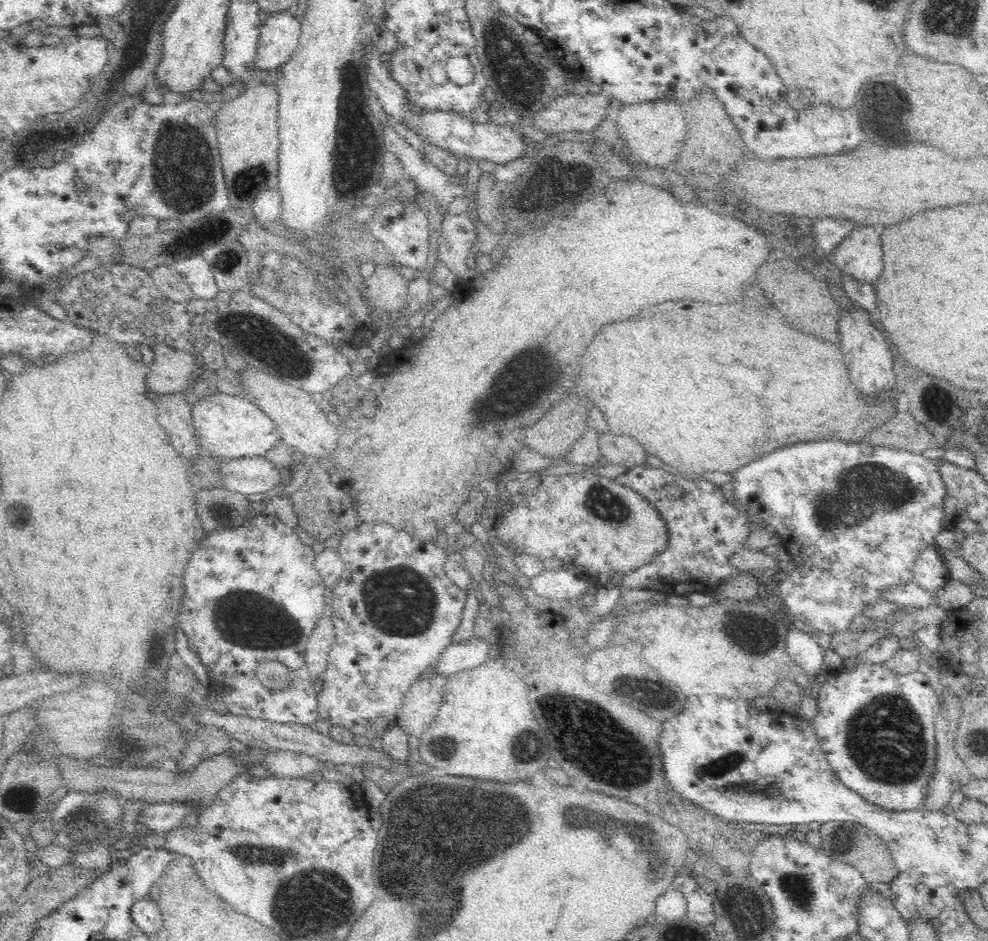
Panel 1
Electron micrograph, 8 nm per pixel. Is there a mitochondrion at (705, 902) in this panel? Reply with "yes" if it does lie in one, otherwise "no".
no

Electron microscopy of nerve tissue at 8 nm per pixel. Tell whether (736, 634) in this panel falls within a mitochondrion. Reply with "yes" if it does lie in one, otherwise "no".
yes

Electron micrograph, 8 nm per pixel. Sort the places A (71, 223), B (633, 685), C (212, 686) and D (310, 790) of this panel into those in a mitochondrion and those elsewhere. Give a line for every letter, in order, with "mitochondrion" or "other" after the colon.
A: mitochondrion
B: mitochondrion
C: other
D: other

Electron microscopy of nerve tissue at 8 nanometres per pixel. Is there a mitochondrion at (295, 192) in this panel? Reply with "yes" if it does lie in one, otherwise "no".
no

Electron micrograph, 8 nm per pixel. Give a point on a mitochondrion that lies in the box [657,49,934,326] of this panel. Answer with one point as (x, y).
(885, 102)

